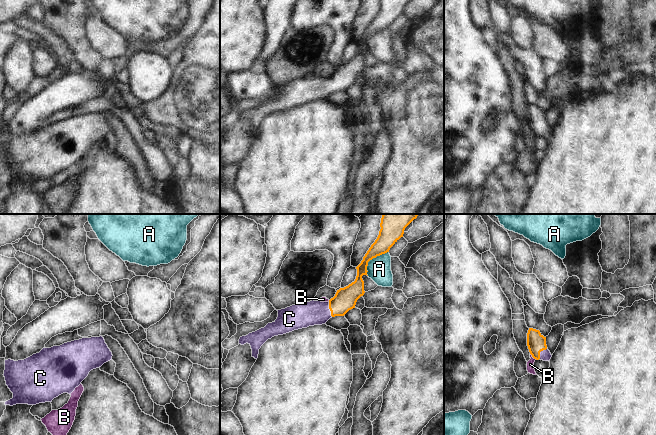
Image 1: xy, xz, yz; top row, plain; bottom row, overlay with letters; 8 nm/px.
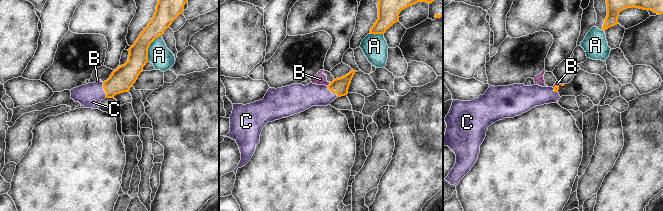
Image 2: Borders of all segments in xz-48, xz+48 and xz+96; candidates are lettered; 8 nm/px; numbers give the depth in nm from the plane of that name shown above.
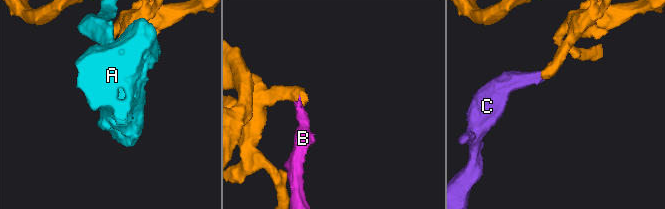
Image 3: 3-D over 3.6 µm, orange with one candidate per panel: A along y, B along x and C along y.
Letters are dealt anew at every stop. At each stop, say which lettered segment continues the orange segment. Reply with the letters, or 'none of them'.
C

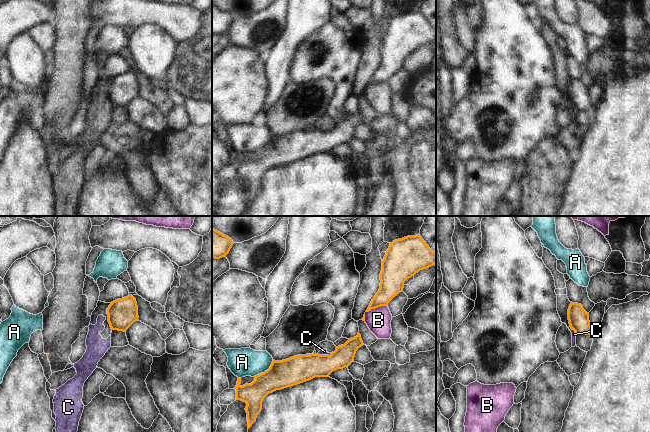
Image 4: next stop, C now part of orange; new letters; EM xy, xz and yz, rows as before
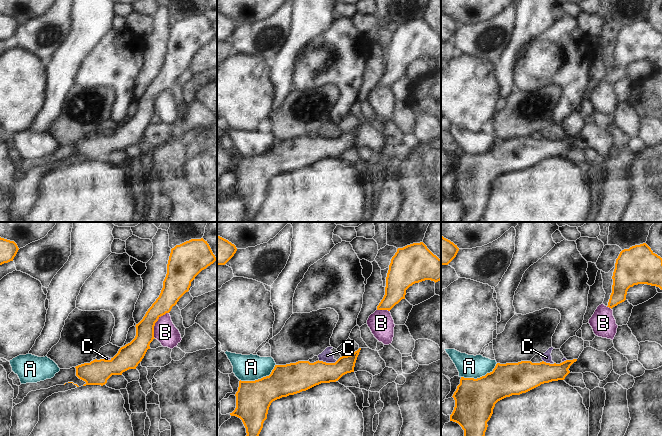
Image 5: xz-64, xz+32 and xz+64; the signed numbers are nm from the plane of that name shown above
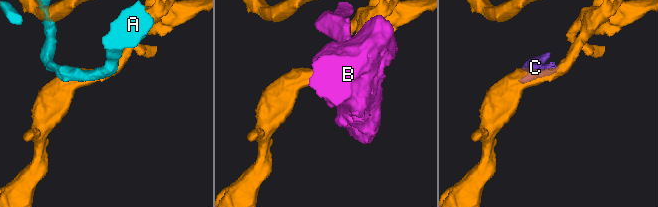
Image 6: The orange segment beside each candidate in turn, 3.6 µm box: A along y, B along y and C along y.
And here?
none of them

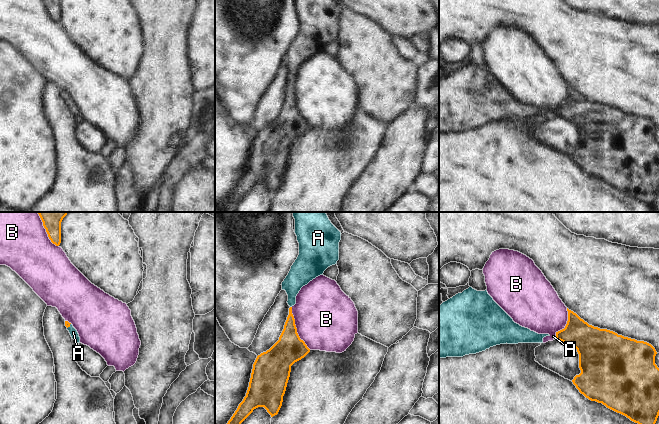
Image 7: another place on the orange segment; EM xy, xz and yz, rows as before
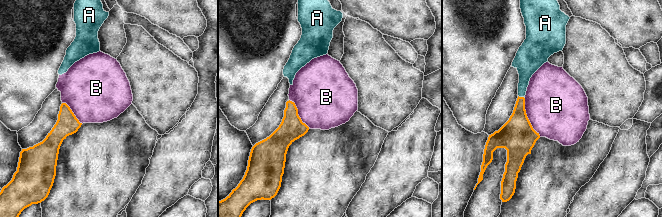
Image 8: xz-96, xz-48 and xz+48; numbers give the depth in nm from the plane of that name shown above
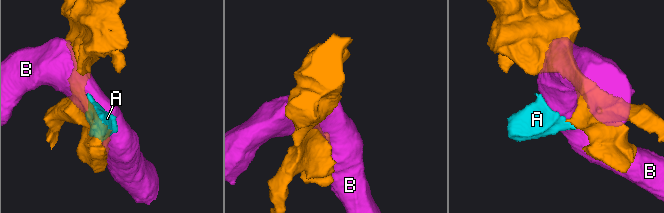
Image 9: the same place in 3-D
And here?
A

